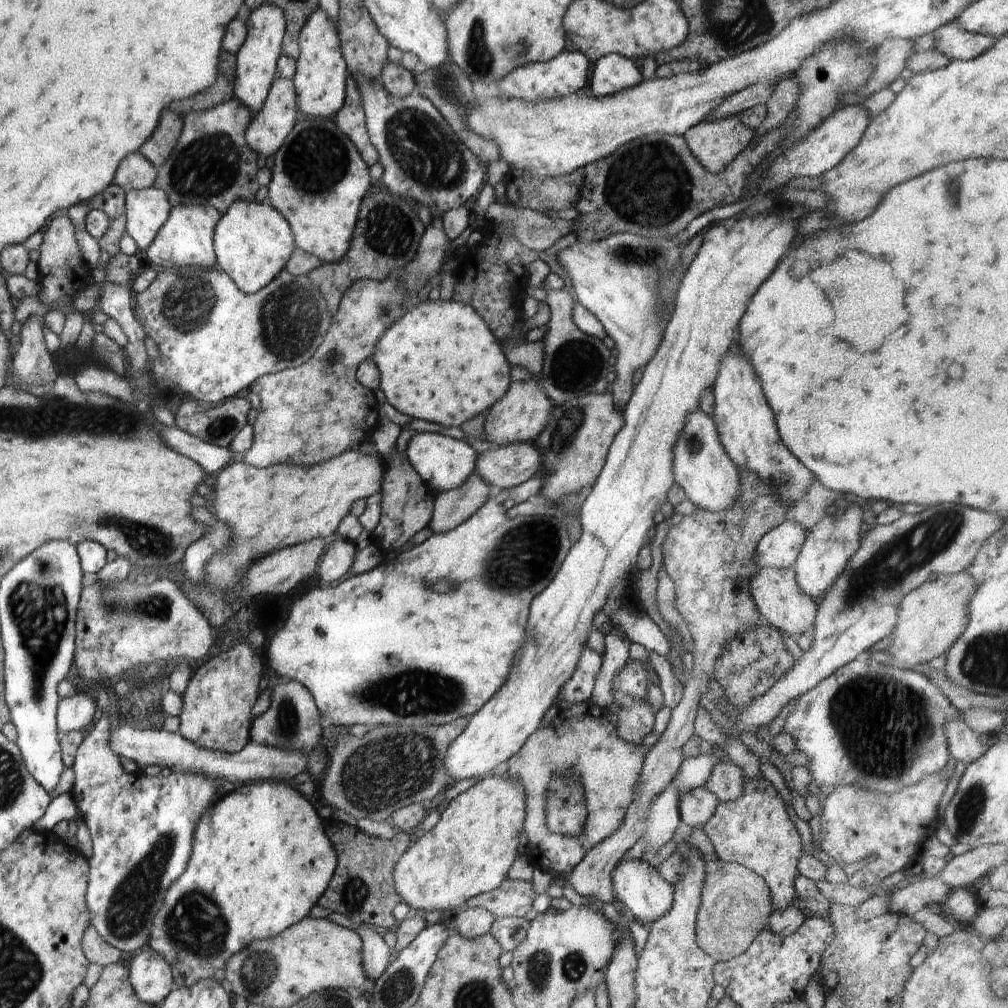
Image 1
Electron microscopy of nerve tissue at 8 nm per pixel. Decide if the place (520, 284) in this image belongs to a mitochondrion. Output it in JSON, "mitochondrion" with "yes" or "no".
{"mitochondrion":"no"}

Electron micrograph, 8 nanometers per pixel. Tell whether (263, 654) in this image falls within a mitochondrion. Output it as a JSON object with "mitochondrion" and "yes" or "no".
{"mitochondrion":"no"}

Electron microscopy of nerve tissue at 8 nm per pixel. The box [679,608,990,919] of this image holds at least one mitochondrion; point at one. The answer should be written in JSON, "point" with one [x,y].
{"point":[890,736]}

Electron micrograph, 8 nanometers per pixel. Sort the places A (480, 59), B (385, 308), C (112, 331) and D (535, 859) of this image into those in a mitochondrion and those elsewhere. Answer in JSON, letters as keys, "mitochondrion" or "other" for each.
{"A":"mitochondrion","B":"mitochondrion","C":"other","D":"other"}

